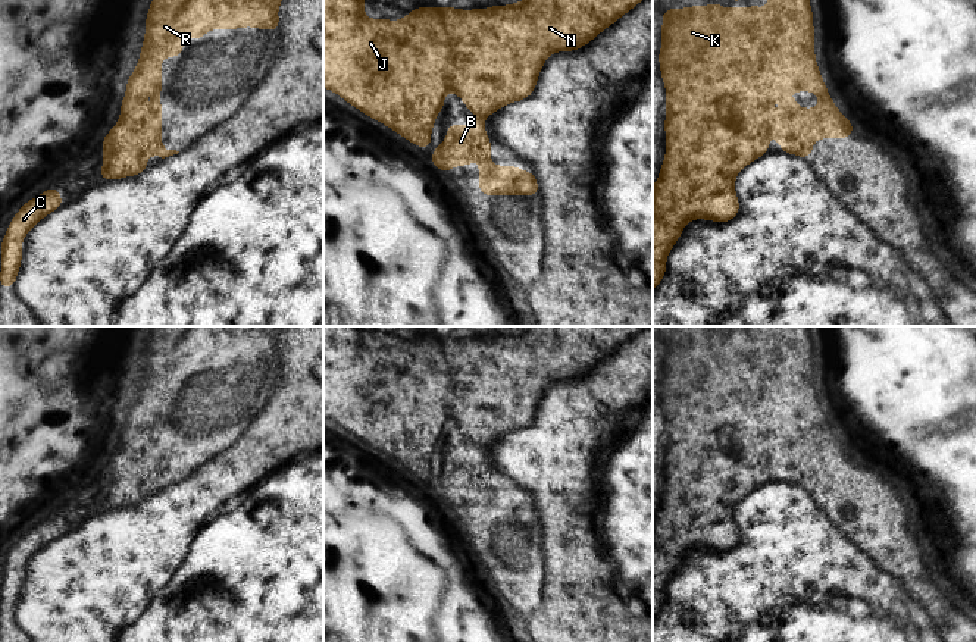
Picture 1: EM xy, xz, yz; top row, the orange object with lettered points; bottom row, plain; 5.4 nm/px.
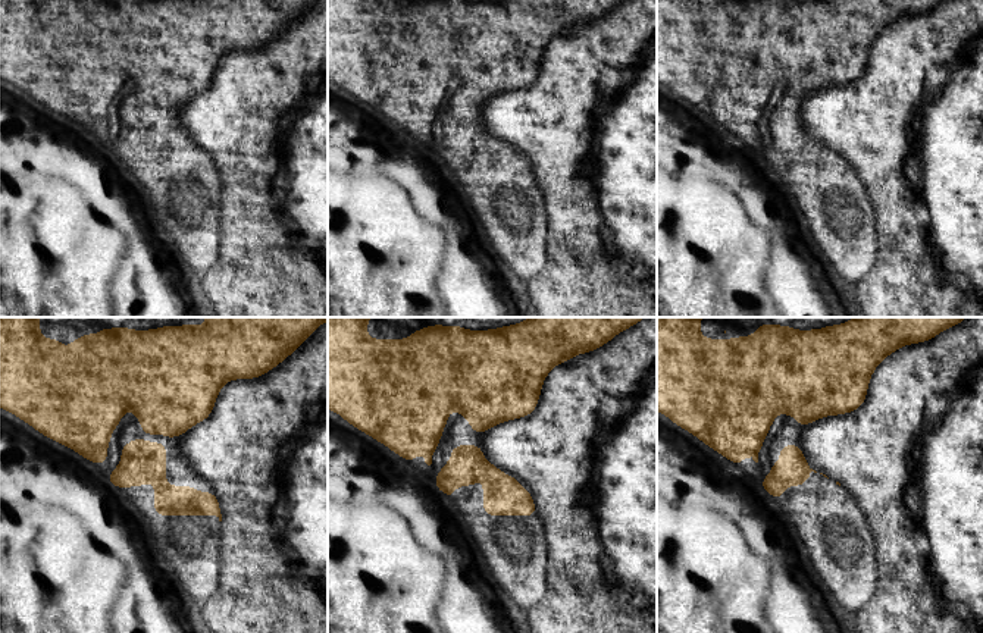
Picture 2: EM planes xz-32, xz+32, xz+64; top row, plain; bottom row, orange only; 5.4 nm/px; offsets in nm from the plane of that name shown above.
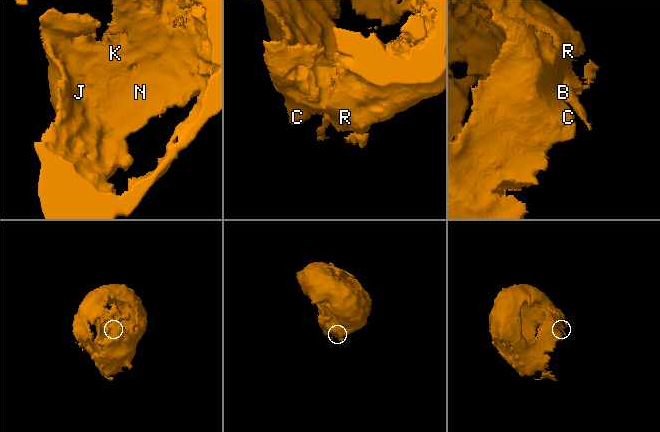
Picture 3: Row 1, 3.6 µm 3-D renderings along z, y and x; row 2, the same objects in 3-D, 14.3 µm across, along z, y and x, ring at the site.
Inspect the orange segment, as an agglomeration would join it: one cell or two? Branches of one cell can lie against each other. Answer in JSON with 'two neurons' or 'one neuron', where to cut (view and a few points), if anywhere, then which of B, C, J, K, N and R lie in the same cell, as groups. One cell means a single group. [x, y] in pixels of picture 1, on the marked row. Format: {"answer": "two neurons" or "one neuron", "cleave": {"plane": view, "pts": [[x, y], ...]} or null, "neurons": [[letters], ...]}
{"answer": "one neuron", "cleave": null, "neurons": [["B", "C", "J", "K", "N", "R"]]}

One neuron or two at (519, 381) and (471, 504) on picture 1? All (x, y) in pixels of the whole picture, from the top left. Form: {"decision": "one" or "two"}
{"decision": "one"}

